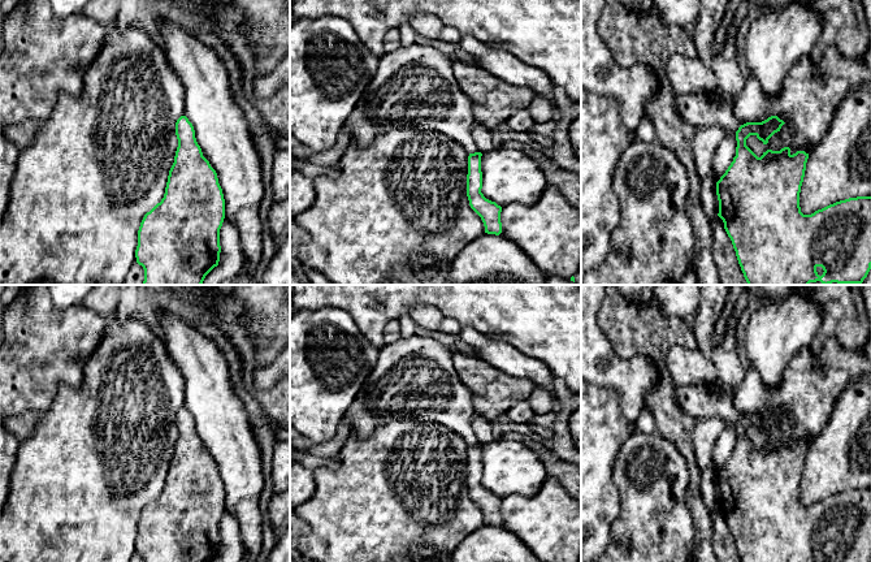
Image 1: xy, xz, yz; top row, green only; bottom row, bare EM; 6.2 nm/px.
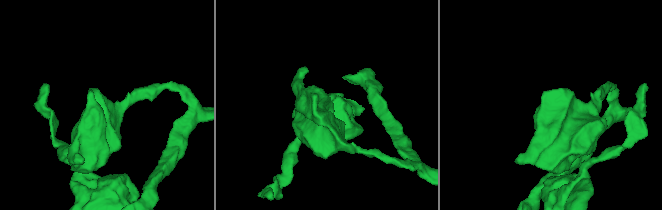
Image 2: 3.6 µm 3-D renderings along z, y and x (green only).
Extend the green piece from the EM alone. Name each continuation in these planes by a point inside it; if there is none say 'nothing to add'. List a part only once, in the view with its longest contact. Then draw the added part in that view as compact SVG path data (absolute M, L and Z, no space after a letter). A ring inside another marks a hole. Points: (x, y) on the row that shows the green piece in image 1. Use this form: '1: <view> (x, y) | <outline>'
nothing to add

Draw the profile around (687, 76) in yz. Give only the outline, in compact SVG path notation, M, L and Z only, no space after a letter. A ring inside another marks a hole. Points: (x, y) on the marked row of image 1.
M672 53L667 61L666 73L676 95L693 92L719 95L720 87L715 74L698 57L689 59Z

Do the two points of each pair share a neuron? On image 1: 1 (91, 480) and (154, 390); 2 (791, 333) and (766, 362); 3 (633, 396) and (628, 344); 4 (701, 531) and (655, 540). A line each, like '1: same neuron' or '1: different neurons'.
1: same neuron
2: same neuron
3: different neurons
4: different neurons

